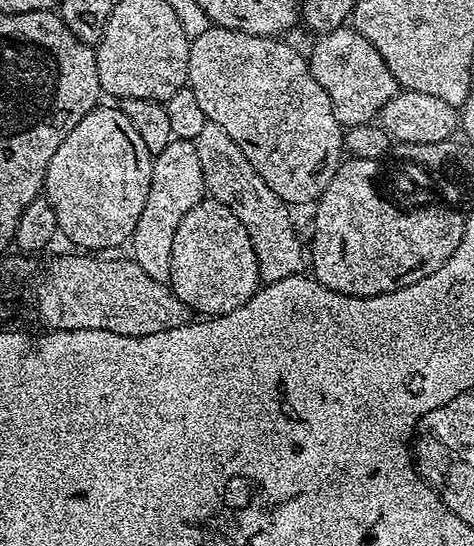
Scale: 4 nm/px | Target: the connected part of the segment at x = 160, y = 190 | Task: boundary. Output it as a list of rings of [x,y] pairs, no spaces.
[[[173,139],[162,154],[152,161],[152,181],[150,194],[146,198],[146,206],[138,218],[138,226],[132,231],[130,241],[131,259],[136,261],[150,278],[168,284],[170,278],[170,258],[174,246],[174,234],[178,230],[178,222],[186,218],[193,206],[205,199],[206,189],[202,178],[202,162],[198,162],[198,150],[191,140]]]

